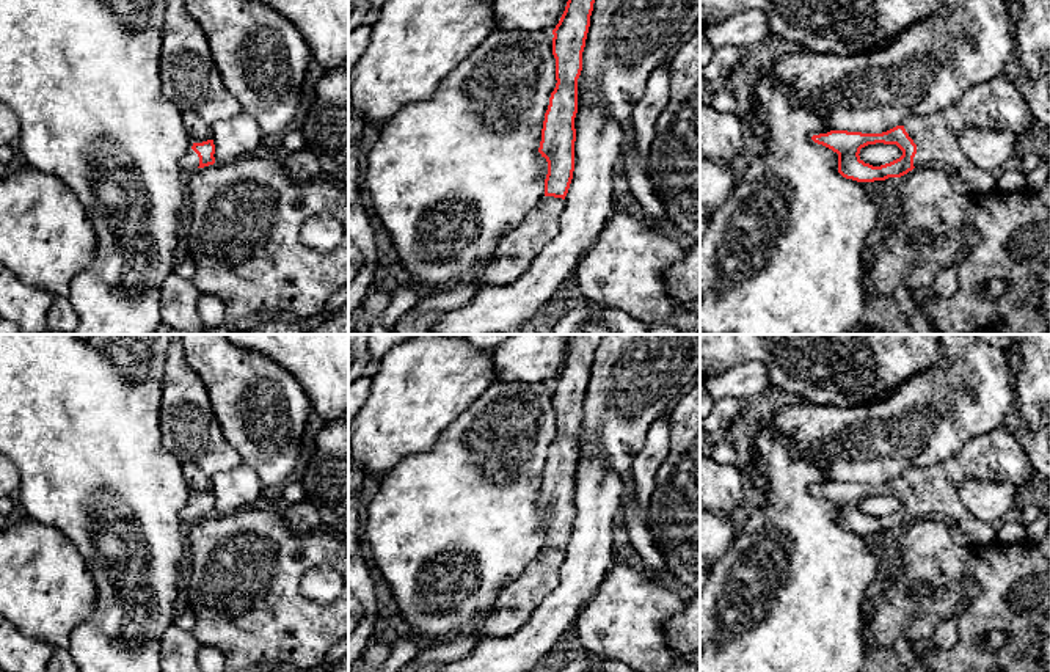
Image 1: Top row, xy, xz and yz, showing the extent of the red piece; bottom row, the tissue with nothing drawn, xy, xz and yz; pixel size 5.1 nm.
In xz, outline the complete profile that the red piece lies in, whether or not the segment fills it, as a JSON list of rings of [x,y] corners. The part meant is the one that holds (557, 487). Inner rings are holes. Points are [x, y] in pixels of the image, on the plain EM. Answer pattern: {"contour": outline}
{"contour": [[[570,334],[565,363],[552,382],[556,440],[545,465],[538,504],[548,513],[545,548],[498,597],[490,615],[476,625],[480,637],[504,637],[521,630],[538,604],[559,586],[559,572],[574,523],[578,430],[593,355],[603,334]]]}

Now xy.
{"contour": [[[191,462],[182,463],[182,474],[193,495],[191,501],[180,512],[185,526],[195,523],[196,520],[213,517],[215,496],[210,477]]]}

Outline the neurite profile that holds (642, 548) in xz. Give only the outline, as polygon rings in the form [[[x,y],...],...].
[[[634,495],[623,501],[620,520],[625,523],[631,542],[629,551],[634,559],[654,576],[669,572],[662,554],[654,546],[645,526],[642,509]]]

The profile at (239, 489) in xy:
[[[245,465],[210,477],[215,515],[253,509],[265,491],[257,473]]]

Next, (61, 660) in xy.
[[[53,648],[47,672],[78,672],[78,667],[66,648]]]

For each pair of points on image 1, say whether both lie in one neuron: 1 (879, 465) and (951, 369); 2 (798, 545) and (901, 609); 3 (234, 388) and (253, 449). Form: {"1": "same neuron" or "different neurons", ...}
{"1": "same neuron", "2": "different neurons", "3": "same neuron"}

